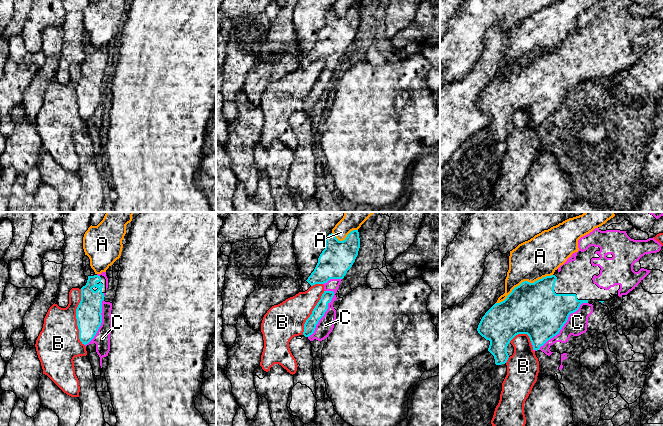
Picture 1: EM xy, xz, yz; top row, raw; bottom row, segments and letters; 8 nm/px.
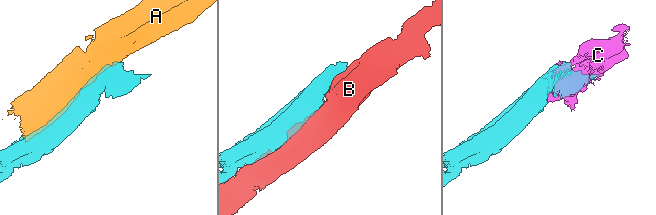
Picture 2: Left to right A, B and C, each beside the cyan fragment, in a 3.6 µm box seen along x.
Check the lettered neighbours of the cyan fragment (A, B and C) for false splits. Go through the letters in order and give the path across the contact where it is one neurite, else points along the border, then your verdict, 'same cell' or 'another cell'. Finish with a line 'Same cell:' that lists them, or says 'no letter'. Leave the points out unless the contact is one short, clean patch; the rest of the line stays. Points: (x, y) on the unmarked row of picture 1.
A: another cell
B: another cell
C: same cell
Same cell: C

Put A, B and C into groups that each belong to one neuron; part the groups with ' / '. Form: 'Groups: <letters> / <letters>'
Groups: A / B / C

